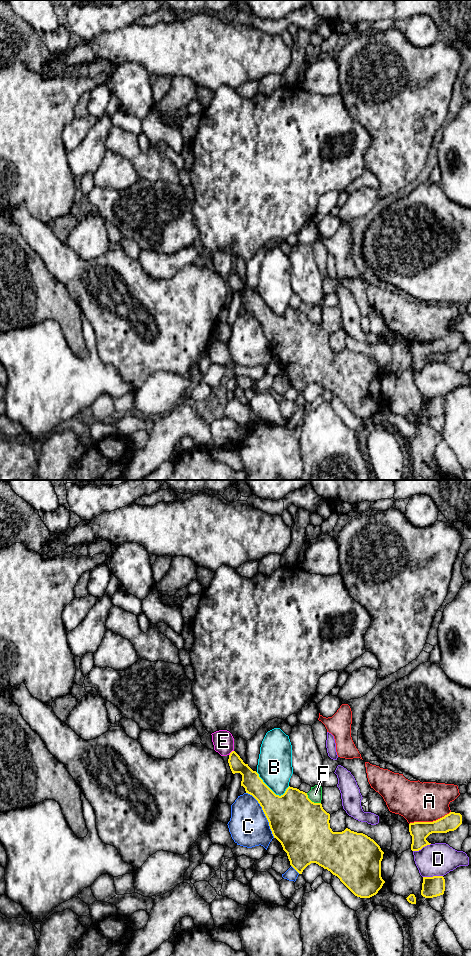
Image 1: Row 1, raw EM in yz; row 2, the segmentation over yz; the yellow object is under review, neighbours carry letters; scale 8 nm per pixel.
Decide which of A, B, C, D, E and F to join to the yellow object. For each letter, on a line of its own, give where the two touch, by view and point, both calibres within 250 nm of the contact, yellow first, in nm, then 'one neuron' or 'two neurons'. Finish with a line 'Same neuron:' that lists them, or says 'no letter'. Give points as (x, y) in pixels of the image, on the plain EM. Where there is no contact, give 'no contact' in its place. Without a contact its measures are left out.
A: yz (429, 342) | 150/320 nm | two neurons
B: yz (271, 310) | 360/280 nm | two neurons
C: yz (264, 333) | 400/320 nm | two neurons
D: yz (433, 396) | 160/260 nm | two neurons
E: yz (230, 273) | 130/170 nm | two neurons
F: yz (311, 321) | 440/110 nm | two neurons
Same neuron: no letter

